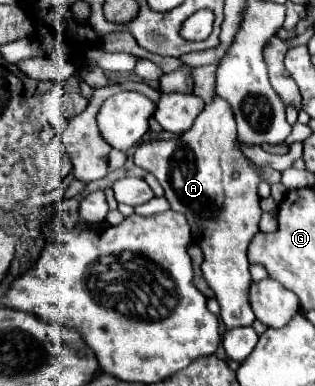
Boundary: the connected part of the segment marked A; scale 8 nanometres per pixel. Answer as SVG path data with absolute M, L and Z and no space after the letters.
M214 95L212 103L204 107L186 133L168 141L142 141L134 153L134 163L152 173L164 187L164 197L170 207L186 215L192 227L192 239L204 253L202 273L216 293L226 329L252 325L256 317L248 299L252 277L248 271L246 247L254 233L258 233L258 221L262 217L258 185L264 179L260 167L240 149L230 103Z

